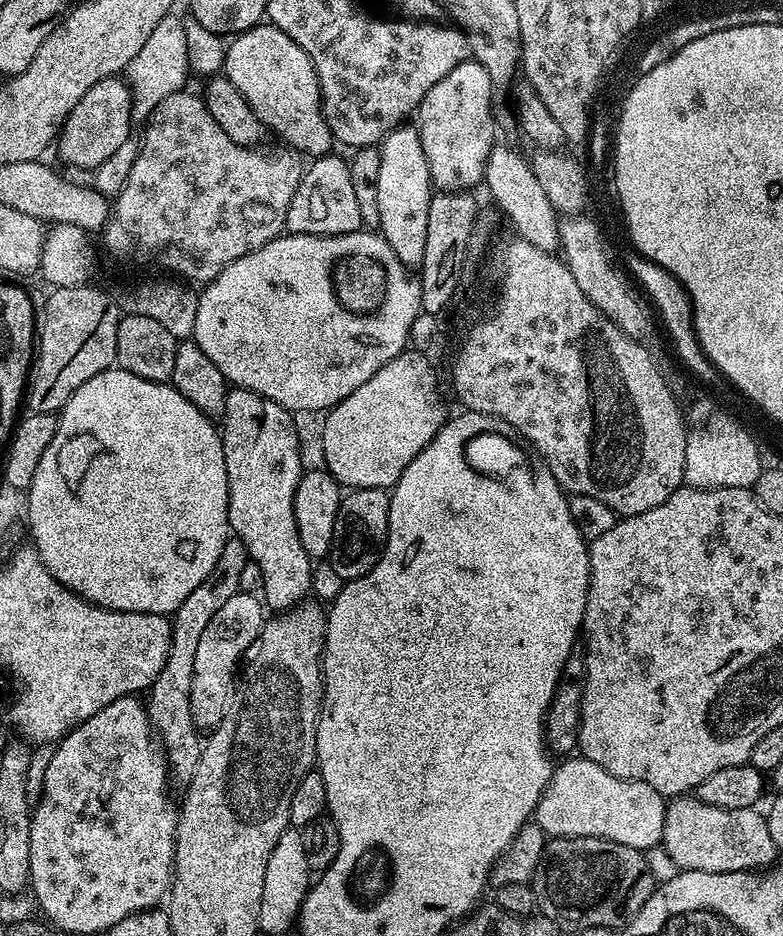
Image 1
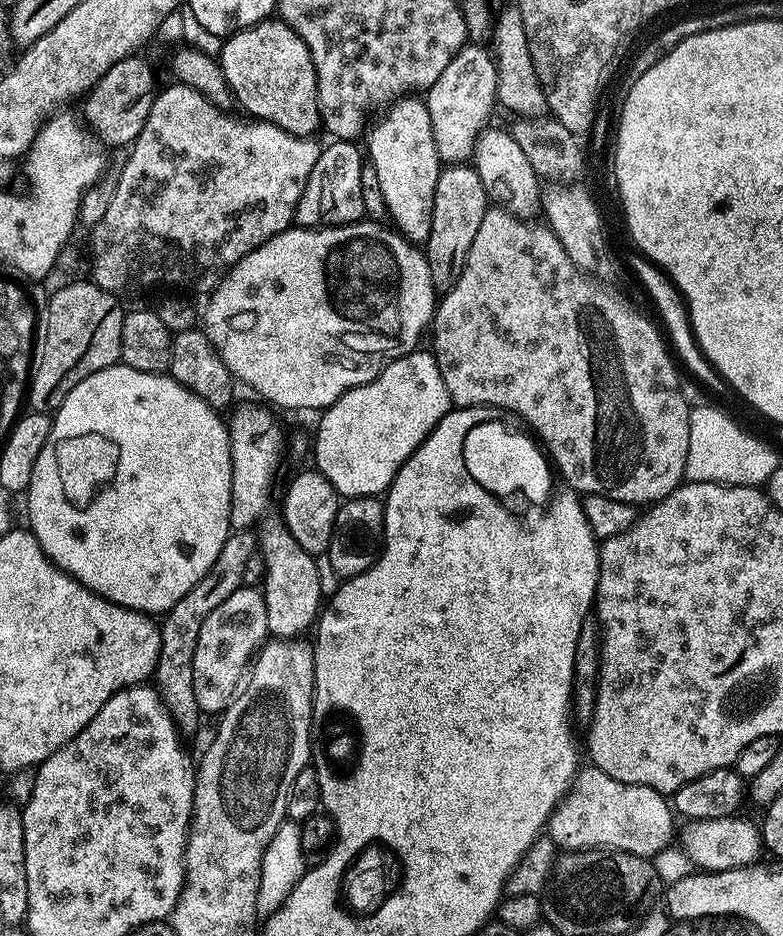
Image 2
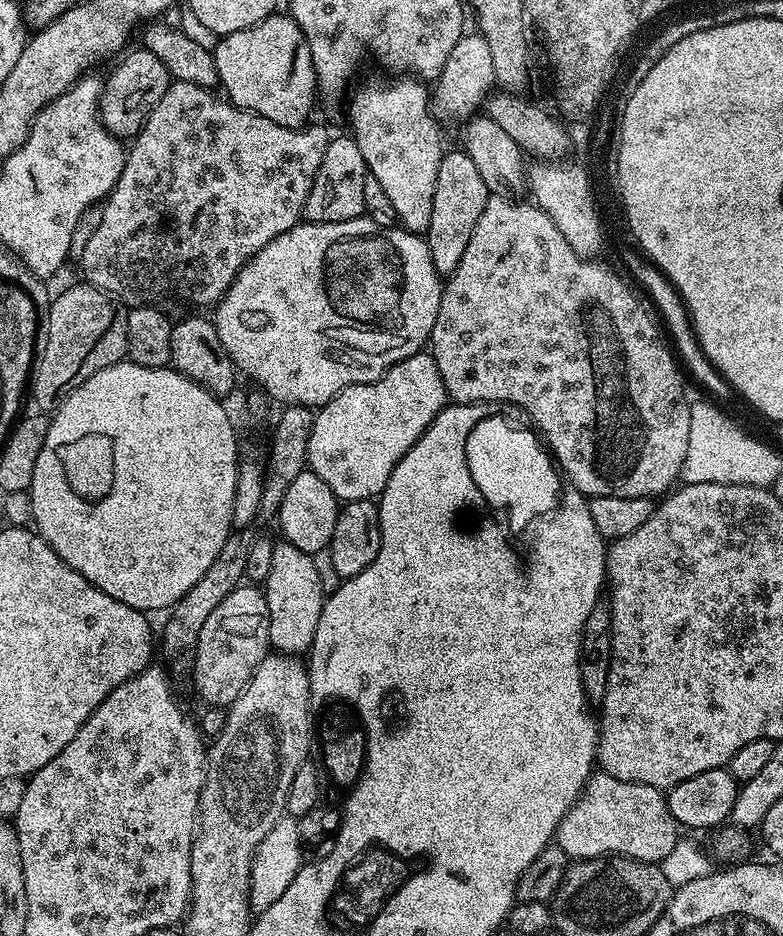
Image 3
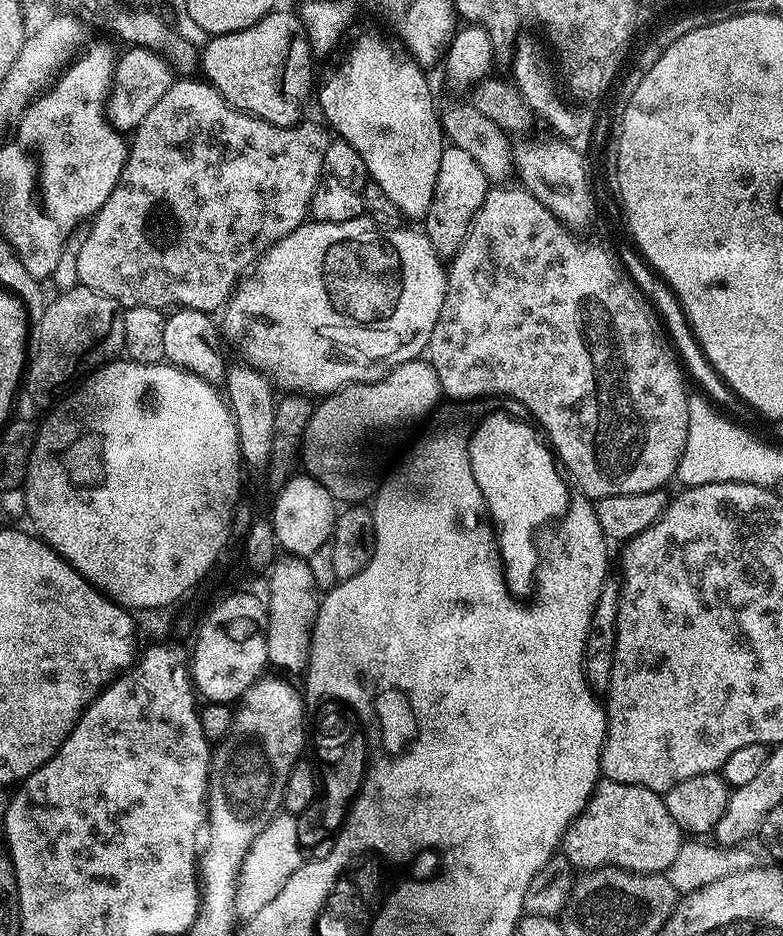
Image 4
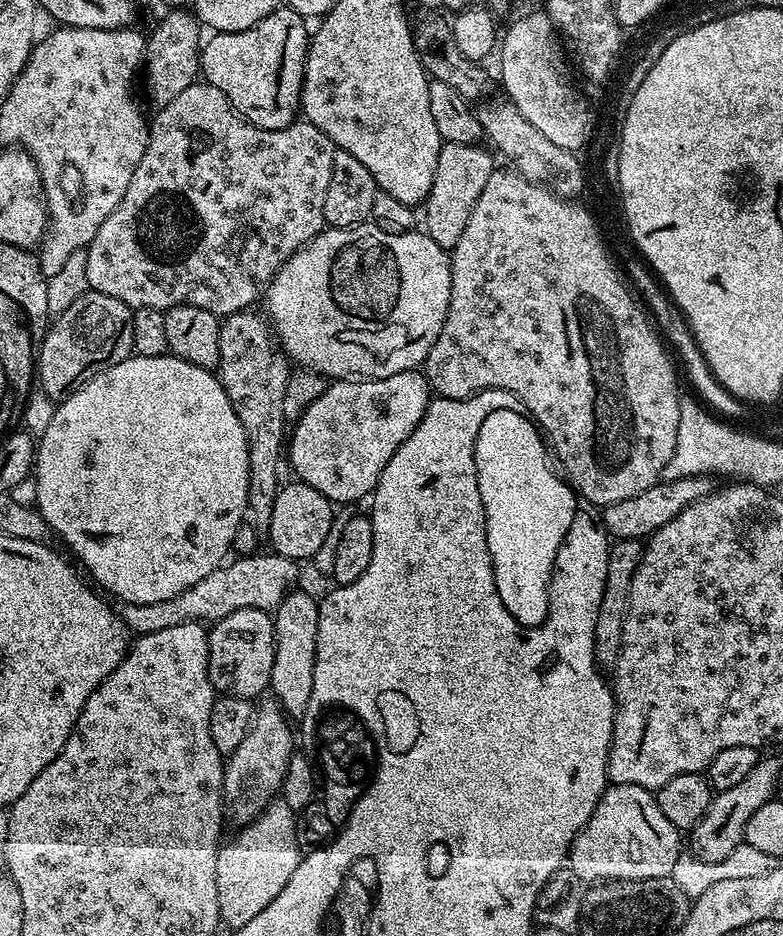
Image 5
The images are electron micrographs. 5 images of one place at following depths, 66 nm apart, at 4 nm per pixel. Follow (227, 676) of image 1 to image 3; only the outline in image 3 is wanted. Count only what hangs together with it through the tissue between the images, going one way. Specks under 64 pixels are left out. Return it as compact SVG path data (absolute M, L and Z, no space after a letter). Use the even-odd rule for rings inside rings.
M239 586L213 611L198 634L194 653L196 692L208 706L230 706L252 681L257 666L269 655L268 603L256 586Z

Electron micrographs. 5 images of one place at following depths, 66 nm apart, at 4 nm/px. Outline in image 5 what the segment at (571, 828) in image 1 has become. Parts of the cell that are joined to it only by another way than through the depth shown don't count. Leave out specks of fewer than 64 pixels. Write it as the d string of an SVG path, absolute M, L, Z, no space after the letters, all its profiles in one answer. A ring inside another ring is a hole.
M612 784L604 791L594 814L582 826L582 830L572 839L568 850L567 867L581 882L607 882L610 880L653 880L671 877L674 866L681 863L681 829L666 818L664 806L649 789L633 784Z

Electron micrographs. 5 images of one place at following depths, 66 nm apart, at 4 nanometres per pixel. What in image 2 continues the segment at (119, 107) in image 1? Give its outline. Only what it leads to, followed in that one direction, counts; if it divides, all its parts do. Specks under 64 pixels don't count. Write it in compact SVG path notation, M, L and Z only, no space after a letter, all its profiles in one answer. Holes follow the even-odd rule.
M140 54L128 56L122 62L110 66L110 70L106 70L106 74L102 74L100 81L86 94L83 101L83 123L101 145L109 144L112 148L120 148L123 144L124 147L131 145L132 141L138 138L150 114L158 83L152 78L151 66L142 57Z

